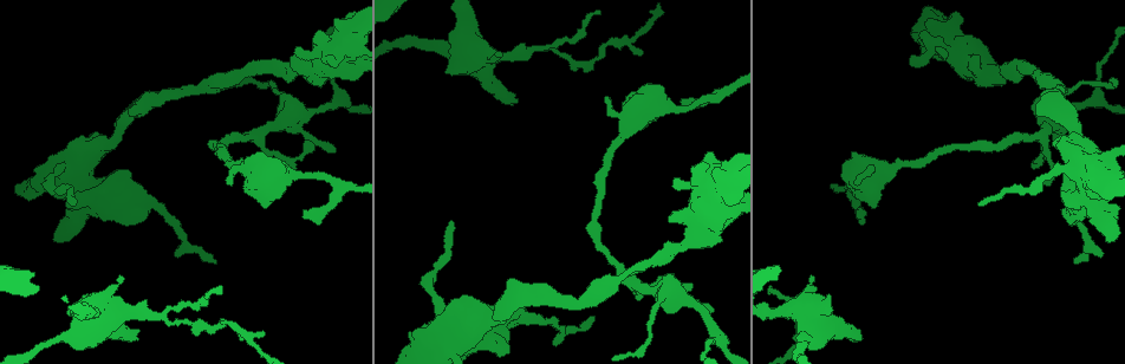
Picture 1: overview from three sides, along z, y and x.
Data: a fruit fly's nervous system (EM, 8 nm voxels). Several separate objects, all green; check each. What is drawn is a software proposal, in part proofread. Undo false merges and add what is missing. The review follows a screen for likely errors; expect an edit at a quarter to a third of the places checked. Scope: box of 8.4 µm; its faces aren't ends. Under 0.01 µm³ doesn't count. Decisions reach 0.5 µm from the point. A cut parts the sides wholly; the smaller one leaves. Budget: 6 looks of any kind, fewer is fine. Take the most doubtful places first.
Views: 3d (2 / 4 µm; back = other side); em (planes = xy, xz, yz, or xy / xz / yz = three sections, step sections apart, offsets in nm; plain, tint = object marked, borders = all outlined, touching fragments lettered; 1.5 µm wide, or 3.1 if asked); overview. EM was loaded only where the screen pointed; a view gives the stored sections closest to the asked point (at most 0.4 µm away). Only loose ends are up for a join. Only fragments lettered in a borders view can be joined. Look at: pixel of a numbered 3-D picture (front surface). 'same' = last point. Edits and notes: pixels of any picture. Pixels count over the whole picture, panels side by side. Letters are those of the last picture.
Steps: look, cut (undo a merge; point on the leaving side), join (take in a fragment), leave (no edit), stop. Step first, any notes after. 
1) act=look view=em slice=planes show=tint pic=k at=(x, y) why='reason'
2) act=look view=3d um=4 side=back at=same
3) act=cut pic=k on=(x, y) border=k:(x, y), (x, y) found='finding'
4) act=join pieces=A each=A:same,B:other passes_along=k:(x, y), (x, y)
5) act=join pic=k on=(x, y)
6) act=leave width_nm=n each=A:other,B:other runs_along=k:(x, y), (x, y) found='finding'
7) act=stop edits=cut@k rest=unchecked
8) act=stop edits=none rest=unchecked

act=look view=em um=3.1 slice=xz step=8 show=tint pic=1 at=(860, 332) why='an open end'

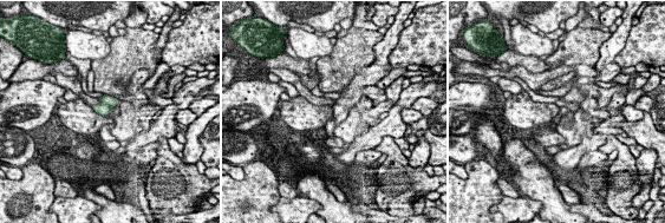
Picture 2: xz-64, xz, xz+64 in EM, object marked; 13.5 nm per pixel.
act=look view=em um=3.1 slice=planes show=borders at=same

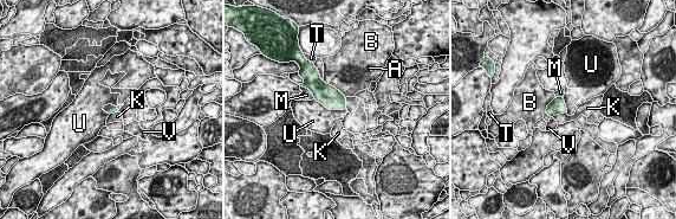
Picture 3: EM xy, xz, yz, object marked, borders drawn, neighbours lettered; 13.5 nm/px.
act=leave each=A:other,B:other,K:other,M:other,T:other,U:other,V:other border=3:(313, 100), (330, 109), (345, 109) found='no lettered fragment goes on from it'

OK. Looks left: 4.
act=look view=3d um=4 side=back pic=1 at=(336, 150) why='free end'

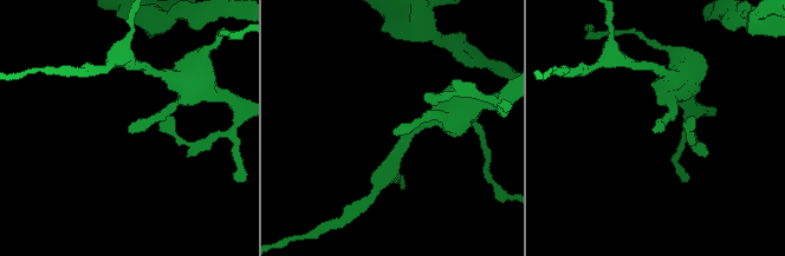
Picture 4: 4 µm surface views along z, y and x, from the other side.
act=look view=em slice=xz step=4 show=borders pic=4 at=(129, 131)

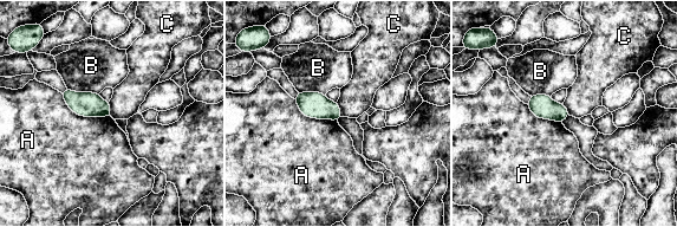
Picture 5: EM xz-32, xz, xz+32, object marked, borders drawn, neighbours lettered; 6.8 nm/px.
act=look view=em slice=planes show=borders at=same why='cut it another way'

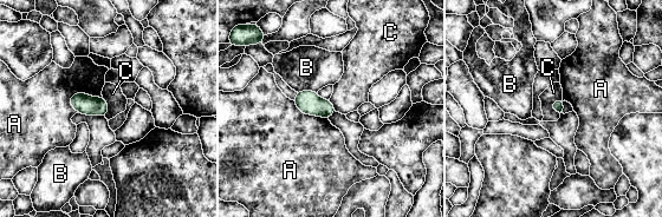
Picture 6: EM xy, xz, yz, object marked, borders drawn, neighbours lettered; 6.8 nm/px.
act=leave width_nm=80 each=A:other,B:other,C:other border=6:(555, 99), (551, 107), (559, 116) found='none of them fits'

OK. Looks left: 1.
act=stop edits=none rest=unchecked

